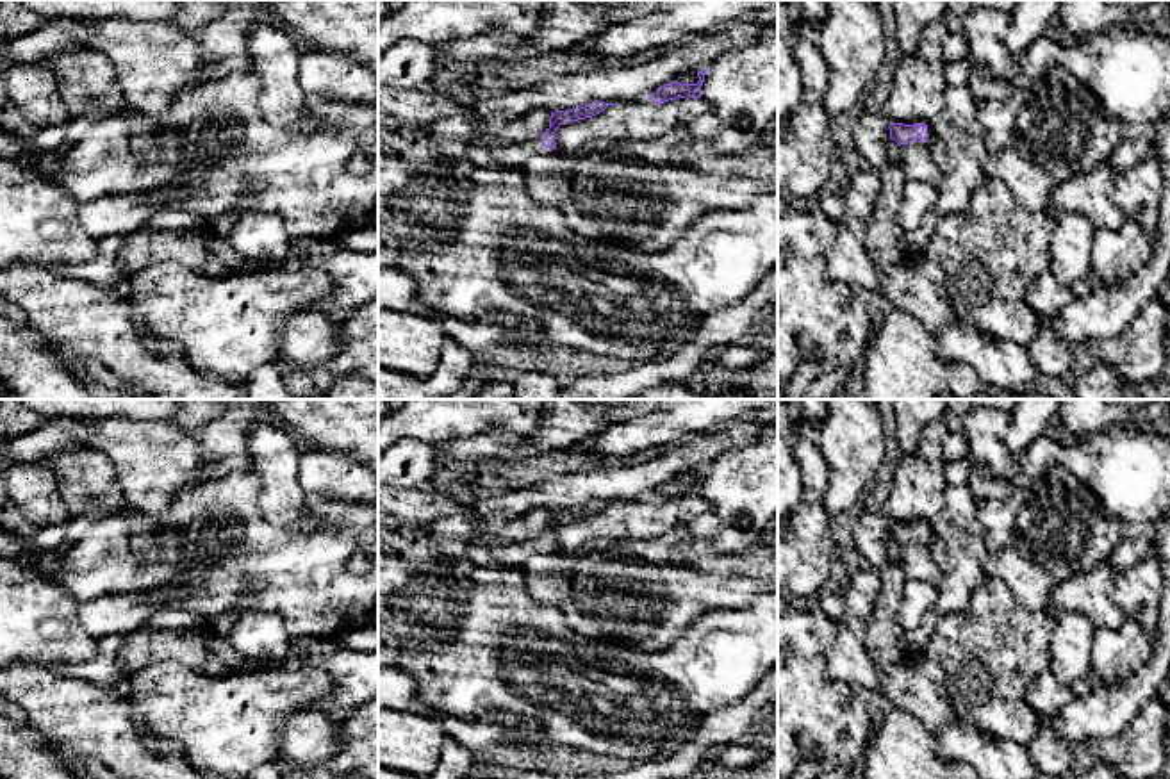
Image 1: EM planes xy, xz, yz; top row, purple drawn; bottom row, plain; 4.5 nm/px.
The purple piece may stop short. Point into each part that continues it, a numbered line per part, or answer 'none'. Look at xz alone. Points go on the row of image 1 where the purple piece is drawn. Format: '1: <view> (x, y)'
1: xz (514, 155)

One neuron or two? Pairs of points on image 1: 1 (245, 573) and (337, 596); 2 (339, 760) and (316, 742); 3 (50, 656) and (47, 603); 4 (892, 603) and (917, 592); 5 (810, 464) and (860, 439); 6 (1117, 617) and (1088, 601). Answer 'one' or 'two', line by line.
1: one
2: two
3: one
4: one
5: two
6: one

